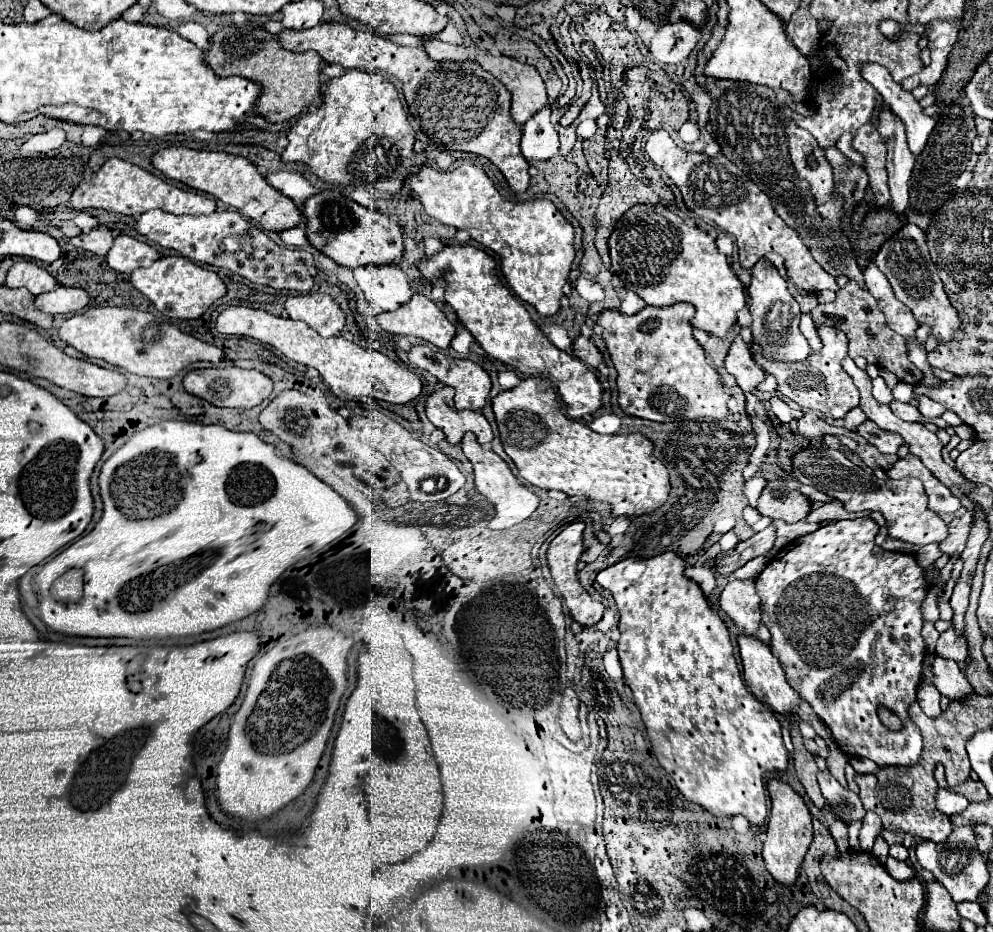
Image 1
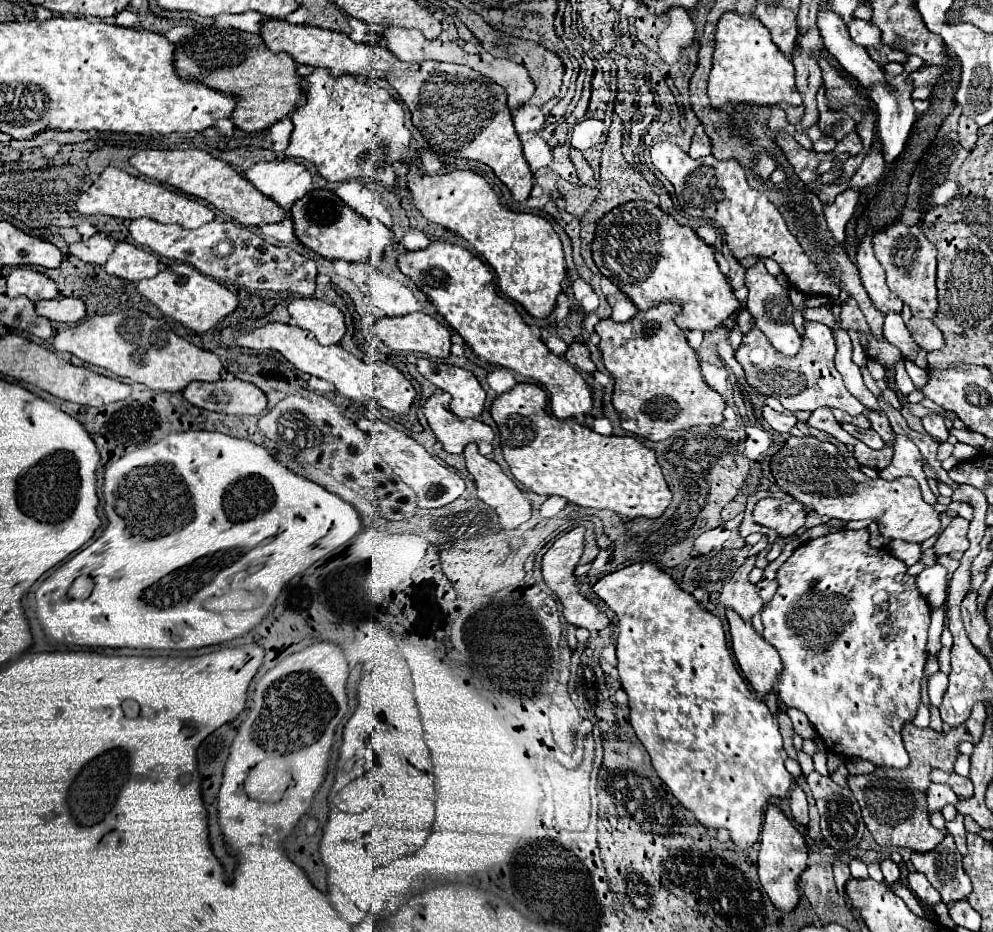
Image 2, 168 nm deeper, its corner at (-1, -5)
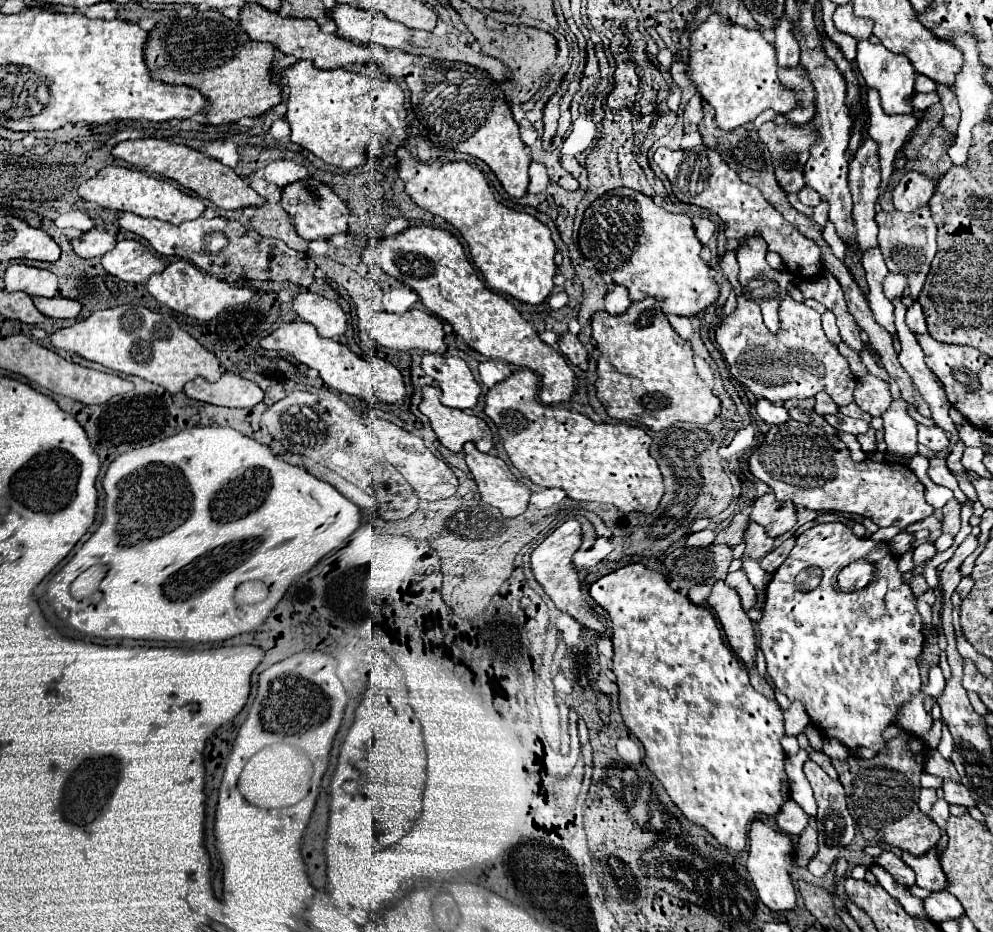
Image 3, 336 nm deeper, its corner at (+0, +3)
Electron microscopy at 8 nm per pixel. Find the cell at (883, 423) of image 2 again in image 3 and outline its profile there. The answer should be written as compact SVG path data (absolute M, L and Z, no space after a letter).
M872 374L858 378L856 390L854 390L854 402L860 408L864 408L866 412L870 412L872 416L880 416L884 412L884 408L888 408L892 402L888 382L880 380Z

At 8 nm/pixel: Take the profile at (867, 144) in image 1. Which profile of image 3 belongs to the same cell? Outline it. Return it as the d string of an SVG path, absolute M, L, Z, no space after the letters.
M766 122L758 134L772 154L774 174L782 190L788 194L800 192L804 188L804 182L800 182L800 166L806 164L808 150L816 142L814 130L808 124L776 126L774 122Z

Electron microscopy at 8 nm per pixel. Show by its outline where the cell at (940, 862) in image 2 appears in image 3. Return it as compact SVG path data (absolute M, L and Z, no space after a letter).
M930 850L928 854L924 856L912 856L908 852L902 852L900 856L904 860L906 866L910 866L916 874L916 886L920 888L926 888L930 892L936 892L936 890L944 890L948 880L940 868L940 856L936 854L936 850Z

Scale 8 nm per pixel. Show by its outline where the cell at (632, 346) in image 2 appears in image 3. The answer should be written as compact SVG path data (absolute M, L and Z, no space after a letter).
M646 298L640 302L632 302L624 314L612 316L608 312L596 312L592 316L592 338L596 340L596 348L600 350L598 358L598 380L596 380L596 396L606 408L610 418L628 420L636 424L644 424L650 430L670 428L674 422L698 422L708 424L716 418L720 410L720 400L712 394L712 390L698 376L692 362L690 342L682 340L668 318L660 310L660 304L654 298Z

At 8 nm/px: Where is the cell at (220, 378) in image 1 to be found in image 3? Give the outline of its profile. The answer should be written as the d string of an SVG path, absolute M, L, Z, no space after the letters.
M226 372L218 382L208 382L204 378L194 378L184 386L184 392L192 400L208 402L214 406L238 406L252 408L262 402L264 392L250 380L238 374Z

